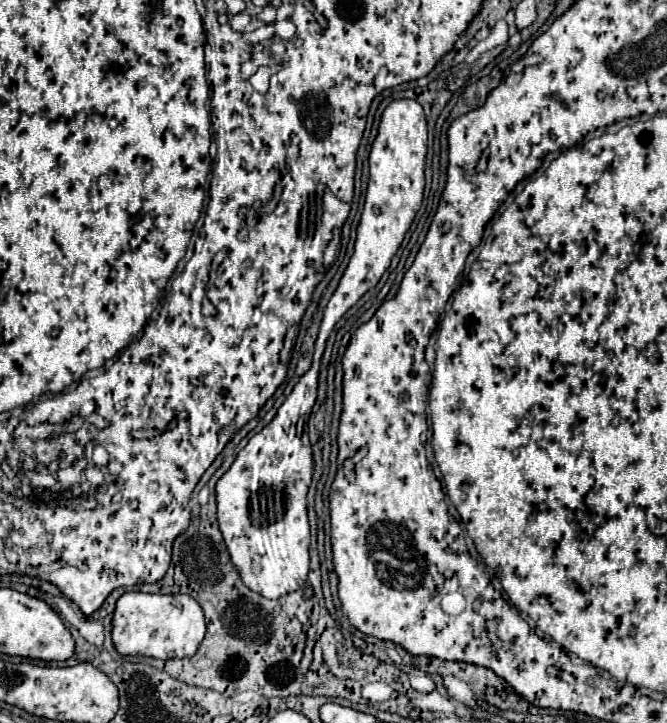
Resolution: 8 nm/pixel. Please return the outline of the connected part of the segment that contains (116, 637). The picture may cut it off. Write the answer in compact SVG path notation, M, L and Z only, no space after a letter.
M142 591L124 593L114 611L112 641L122 655L146 655L156 659L192 657L206 635L202 607L190 595L152 595Z

